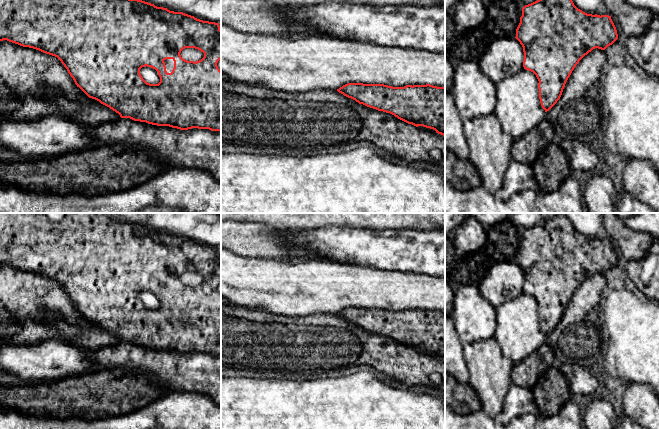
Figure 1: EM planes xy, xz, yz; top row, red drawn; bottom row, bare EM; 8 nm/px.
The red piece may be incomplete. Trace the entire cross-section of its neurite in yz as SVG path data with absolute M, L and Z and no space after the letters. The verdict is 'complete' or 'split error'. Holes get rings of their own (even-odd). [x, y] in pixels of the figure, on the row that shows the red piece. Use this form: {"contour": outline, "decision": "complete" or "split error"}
{"contour": "M537 0L522 8L515 38L523 47L524 69L533 72L539 81L540 103L547 112L560 99L565 84L579 61L595 48L605 50L618 39L618 34L609 15L587 14L578 9L572 0Z", "decision": "complete"}

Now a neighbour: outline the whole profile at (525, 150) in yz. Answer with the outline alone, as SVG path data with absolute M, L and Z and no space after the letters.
M545 118L521 138L514 140L511 148L512 159L532 165L538 153L555 140L554 128Z

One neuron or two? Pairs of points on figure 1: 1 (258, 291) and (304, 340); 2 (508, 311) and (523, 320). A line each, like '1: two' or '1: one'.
1: two
2: one

